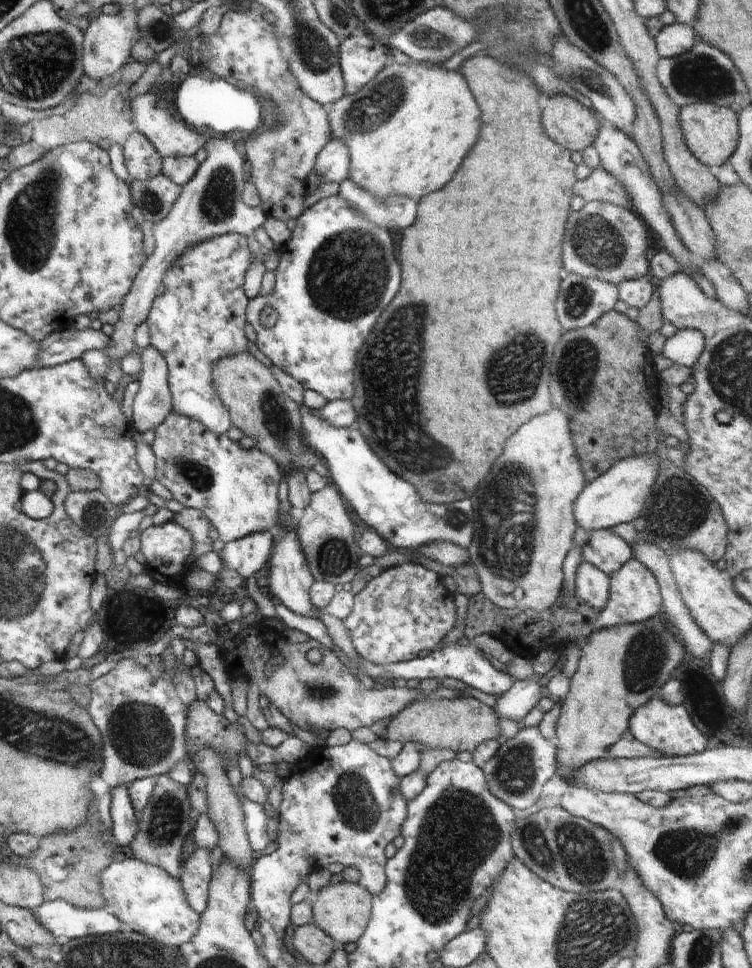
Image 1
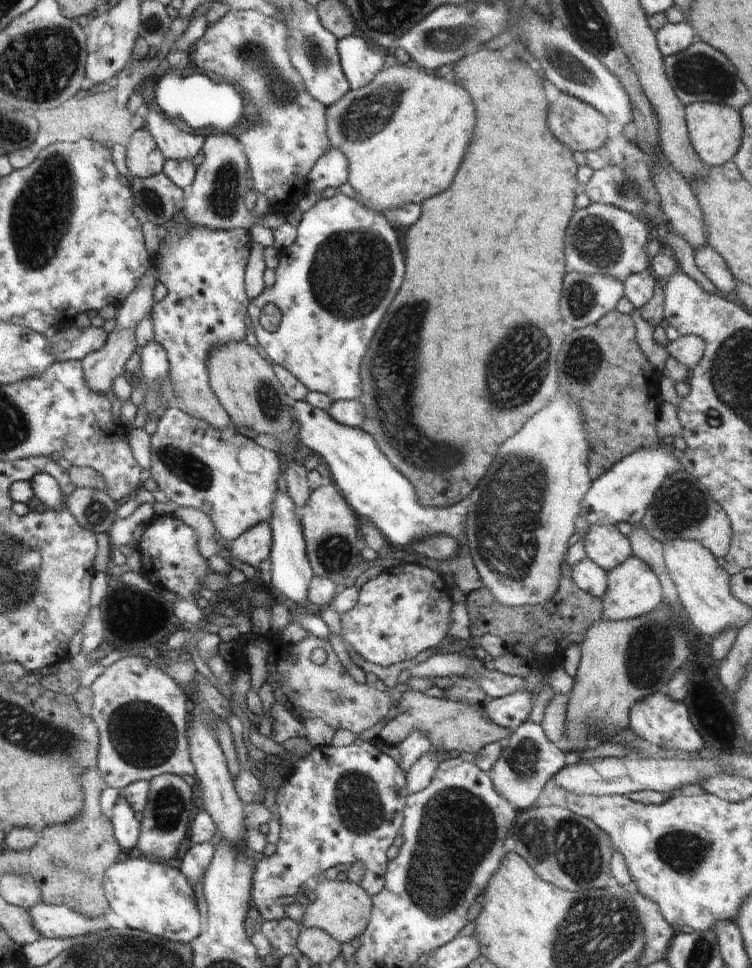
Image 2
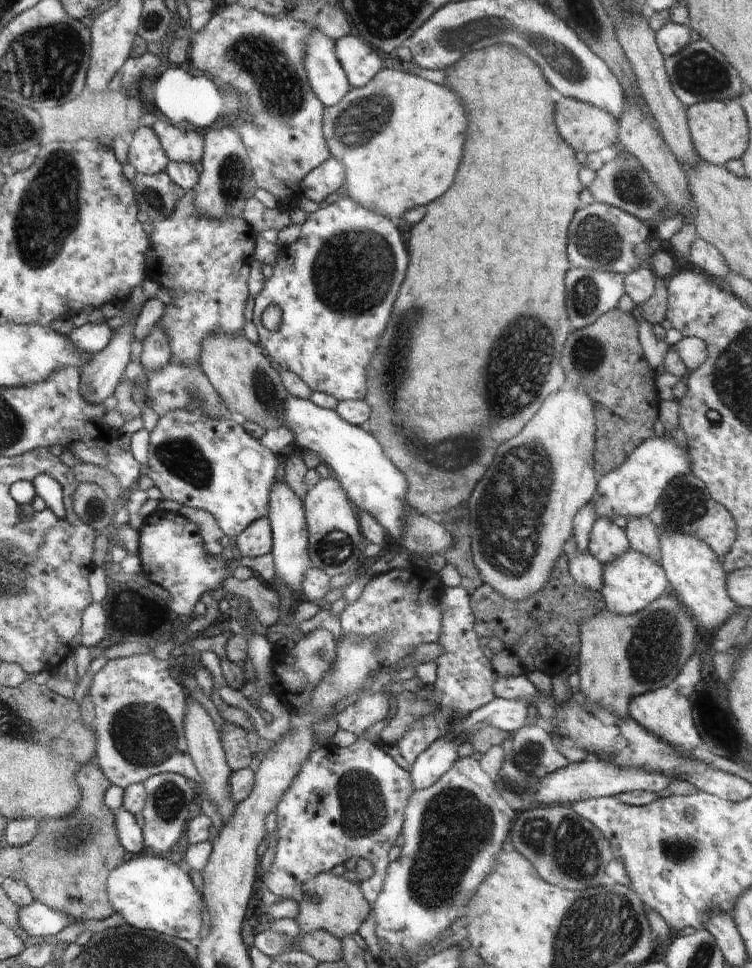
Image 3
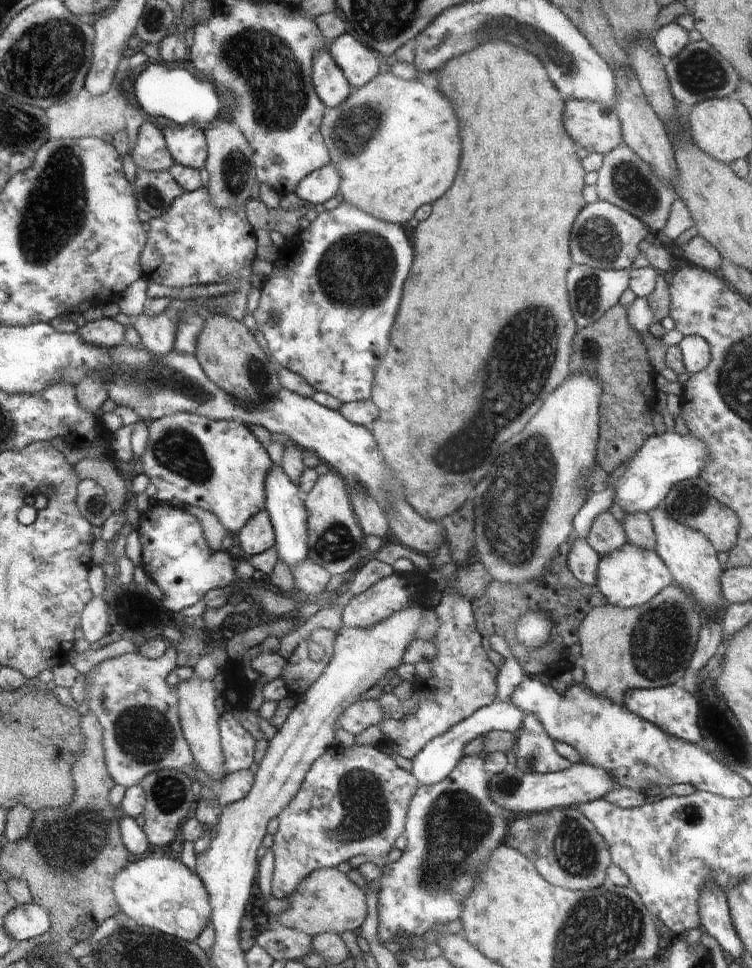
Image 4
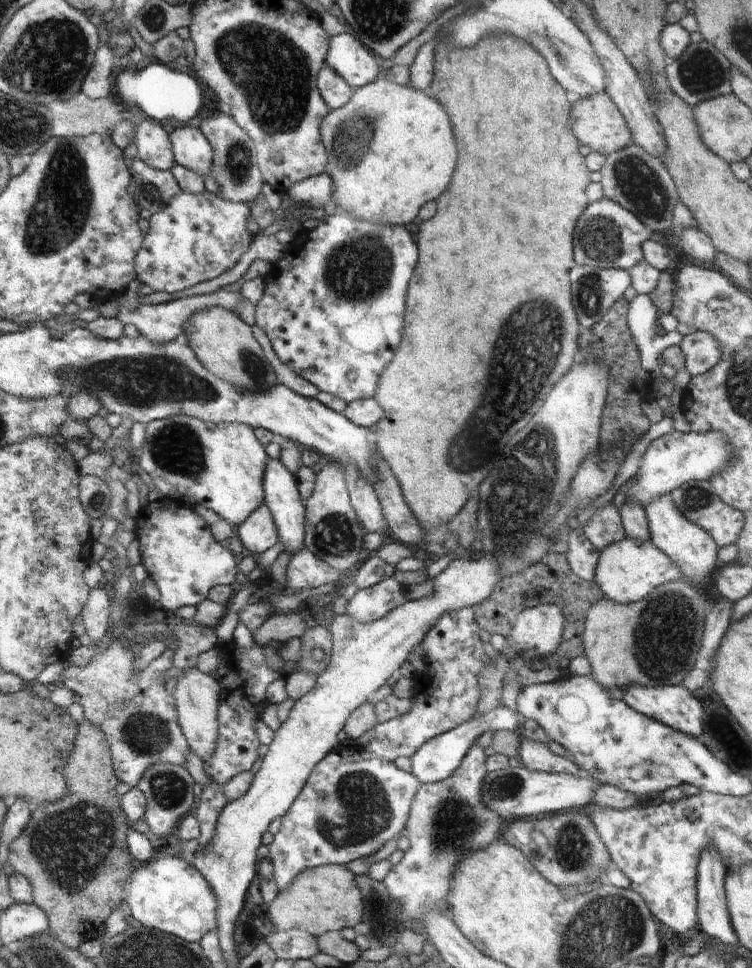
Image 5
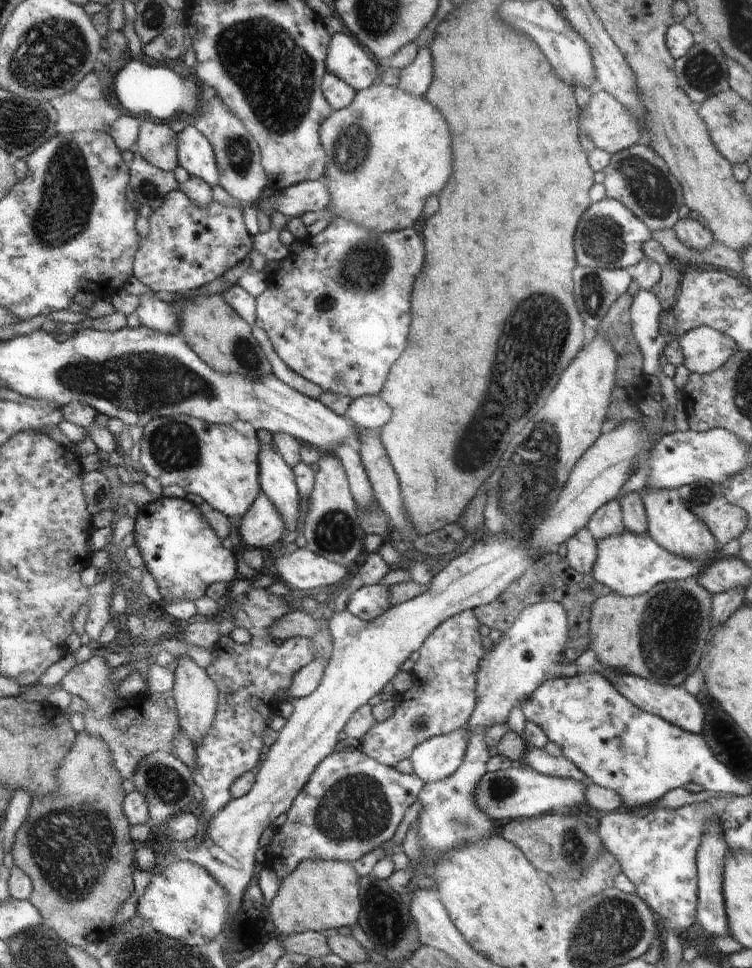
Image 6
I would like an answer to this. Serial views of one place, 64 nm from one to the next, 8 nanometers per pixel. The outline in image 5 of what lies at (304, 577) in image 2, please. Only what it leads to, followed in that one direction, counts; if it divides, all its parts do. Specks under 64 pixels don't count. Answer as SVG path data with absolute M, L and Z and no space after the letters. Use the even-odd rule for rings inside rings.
M268 457L262 482L264 502L268 505L274 517L279 532L279 540L285 544L285 550L292 551L292 554L297 553L304 547L305 542L305 503L300 496L295 476L284 466L280 459Z

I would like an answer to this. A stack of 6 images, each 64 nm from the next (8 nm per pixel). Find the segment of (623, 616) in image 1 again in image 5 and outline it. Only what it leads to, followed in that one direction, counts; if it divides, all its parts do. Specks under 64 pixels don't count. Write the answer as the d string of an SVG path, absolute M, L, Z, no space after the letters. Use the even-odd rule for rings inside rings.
M624 537L599 551L593 580L610 600L620 604L646 598L657 586L684 579L683 572L652 541Z

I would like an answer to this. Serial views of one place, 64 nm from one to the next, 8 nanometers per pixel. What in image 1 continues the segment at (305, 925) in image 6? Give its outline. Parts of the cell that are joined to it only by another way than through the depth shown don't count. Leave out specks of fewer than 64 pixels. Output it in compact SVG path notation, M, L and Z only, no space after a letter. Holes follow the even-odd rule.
M343 881L322 887L311 899L311 903L313 923L333 938L338 945L343 946L348 942L356 942L362 936L371 917L373 896L358 883Z

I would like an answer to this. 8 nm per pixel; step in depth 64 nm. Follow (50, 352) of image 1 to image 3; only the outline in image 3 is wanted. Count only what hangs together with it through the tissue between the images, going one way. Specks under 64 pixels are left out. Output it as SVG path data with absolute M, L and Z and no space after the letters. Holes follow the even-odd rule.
M87 323L66 335L74 346L85 353L95 354L109 345L115 330L108 323Z

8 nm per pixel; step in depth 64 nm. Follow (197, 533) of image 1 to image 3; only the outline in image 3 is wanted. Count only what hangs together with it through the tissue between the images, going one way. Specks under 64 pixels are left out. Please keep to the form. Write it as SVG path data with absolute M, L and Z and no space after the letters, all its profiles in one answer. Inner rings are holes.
M182 506L177 512L186 517L190 522L195 522L198 525L199 533L203 538L203 545L208 554L220 557L221 554L227 553L220 543L220 538L224 534L219 529L218 523L212 514L192 506Z

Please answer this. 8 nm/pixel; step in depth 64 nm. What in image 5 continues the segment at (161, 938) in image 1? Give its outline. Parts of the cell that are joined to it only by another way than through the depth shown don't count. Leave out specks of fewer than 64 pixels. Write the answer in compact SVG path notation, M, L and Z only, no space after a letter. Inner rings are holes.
M165 851L160 858L156 855L149 863L139 865L127 882L126 892L126 902L132 916L144 926L168 932L189 943L199 943L206 933L217 932L217 896L202 873L183 857L172 857L169 851Z

